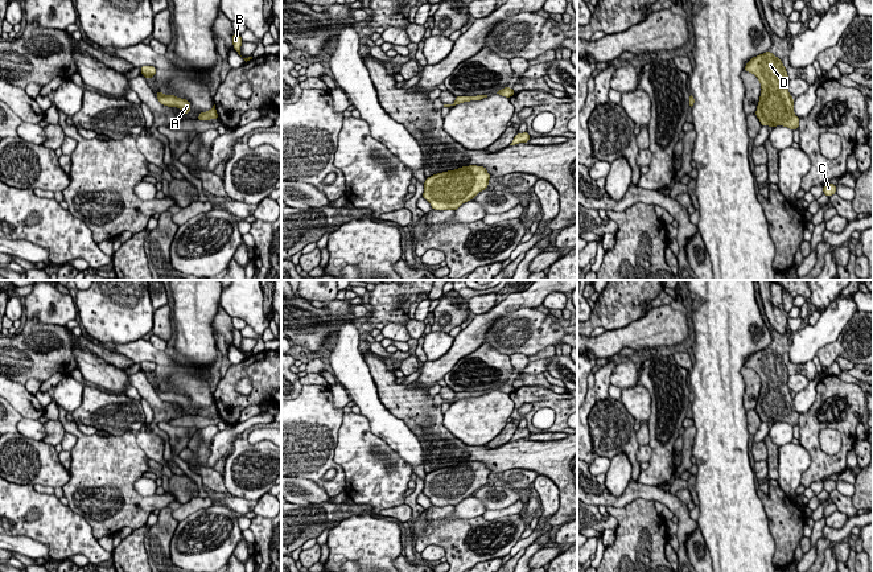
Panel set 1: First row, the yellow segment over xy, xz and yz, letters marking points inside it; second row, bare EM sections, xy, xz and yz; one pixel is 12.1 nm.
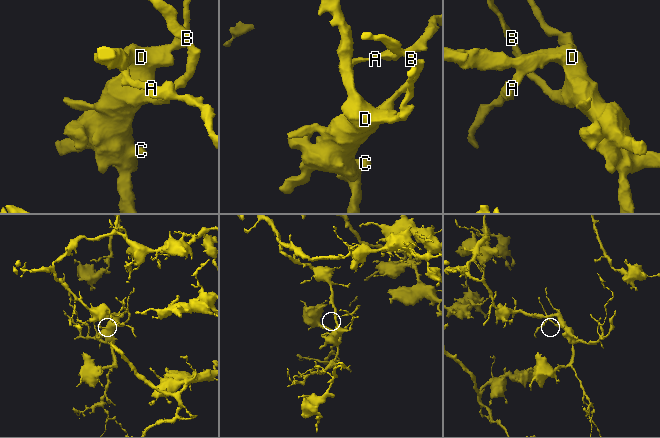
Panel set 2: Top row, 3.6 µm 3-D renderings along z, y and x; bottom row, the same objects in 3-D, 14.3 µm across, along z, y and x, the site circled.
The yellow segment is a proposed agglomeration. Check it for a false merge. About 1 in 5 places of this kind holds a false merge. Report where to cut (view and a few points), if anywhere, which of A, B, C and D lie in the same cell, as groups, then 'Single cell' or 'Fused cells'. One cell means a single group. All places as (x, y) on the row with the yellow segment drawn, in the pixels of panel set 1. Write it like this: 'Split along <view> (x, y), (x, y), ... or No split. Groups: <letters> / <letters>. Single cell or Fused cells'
No split. Groups: A B C D. Single cell

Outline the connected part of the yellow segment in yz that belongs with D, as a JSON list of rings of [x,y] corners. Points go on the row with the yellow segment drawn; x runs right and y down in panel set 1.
[[[766,52],[753,57],[745,71],[753,73],[761,82],[762,91],[755,111],[761,125],[798,129],[800,118],[794,114],[794,99],[787,90],[788,75],[782,61]]]

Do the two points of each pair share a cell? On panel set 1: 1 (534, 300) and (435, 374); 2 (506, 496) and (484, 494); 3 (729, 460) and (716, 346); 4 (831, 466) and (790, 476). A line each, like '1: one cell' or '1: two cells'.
1: one cell
2: one cell
3: one cell
4: two cells

